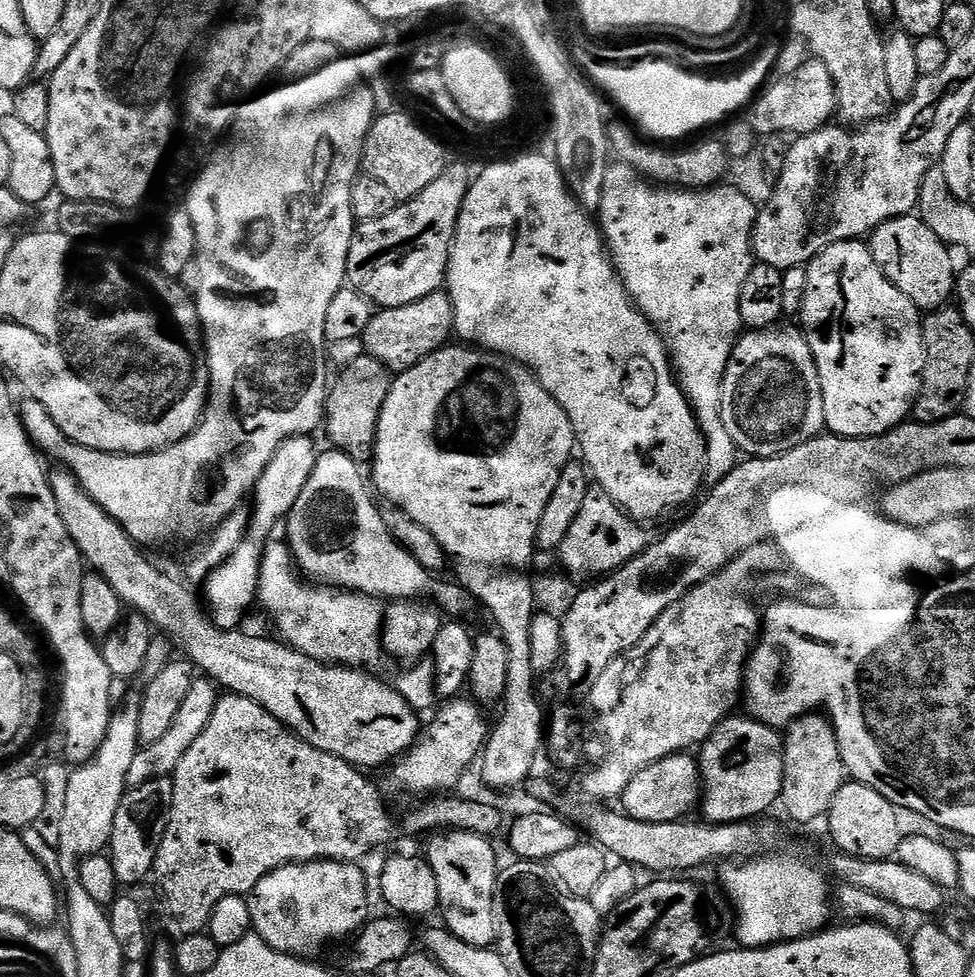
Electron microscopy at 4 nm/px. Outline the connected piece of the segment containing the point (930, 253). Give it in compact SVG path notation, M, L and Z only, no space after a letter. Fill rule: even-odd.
M917 215L887 220L870 234L868 245L875 261L898 290L922 312L945 307L955 293L958 273L952 268L949 247Z

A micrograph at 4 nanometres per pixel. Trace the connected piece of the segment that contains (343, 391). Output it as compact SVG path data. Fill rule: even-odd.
M359 354L340 372L340 377L335 377L328 393L328 407L326 409L326 429L328 436L337 453L354 458L354 462L361 466L367 465L373 459L376 451L376 431L378 430L378 418L382 414L382 406L388 397L388 391L392 388L393 373L389 372L382 362L367 354Z

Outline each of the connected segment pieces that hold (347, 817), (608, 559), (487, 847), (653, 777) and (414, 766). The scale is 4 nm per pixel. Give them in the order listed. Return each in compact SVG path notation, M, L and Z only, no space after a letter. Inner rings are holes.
M221 695L214 706L214 714L210 714L210 722L206 722L206 730L202 730L202 734L198 734L198 739L194 741L194 746L190 746L190 750L182 754L182 762L178 762L176 771L170 777L174 786L174 798L168 811L168 825L156 855L154 880L160 883L160 888L164 891L164 900L168 903L168 912L172 915L173 922L181 928L181 933L184 936L203 933L210 922L214 906L218 906L222 898L247 897L254 890L254 886L258 886L258 882L266 878L266 874L282 866L305 864L311 860L337 860L343 864L355 864L363 861L363 856L370 855L375 848L390 843L396 836L396 824L392 821L379 790L364 776L367 775L361 769L347 764L342 758L311 748L301 736L296 735L282 722L278 722L278 718L271 716L262 706L258 706L258 702L245 696Z
M598 486L589 487L586 502L582 502L578 518L574 518L574 526L570 526L566 538L562 538L562 546L558 550L560 568L572 578L610 576L648 547L650 536L643 531L647 532Z
M455 830L449 831L447 835L433 835L429 840L432 841L428 844L426 859L434 870L434 878L438 878L438 912L444 915L443 927L470 946L492 948L496 943L494 886L498 875L493 841L473 832Z
M692 754L667 756L642 770L626 786L622 797L624 815L655 824L674 824L685 819L692 807L702 800L700 765Z
M456 698L448 704L432 720L432 725L427 725L426 731L417 739L416 743L395 761L392 772L392 784L396 788L405 788L412 796L428 798L433 794L448 794L464 776L468 767L475 765L481 759L485 744L490 737L490 724L484 721L481 705L471 698Z

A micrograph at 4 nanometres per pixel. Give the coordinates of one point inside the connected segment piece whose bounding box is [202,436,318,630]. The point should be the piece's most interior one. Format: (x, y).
(232, 587)

